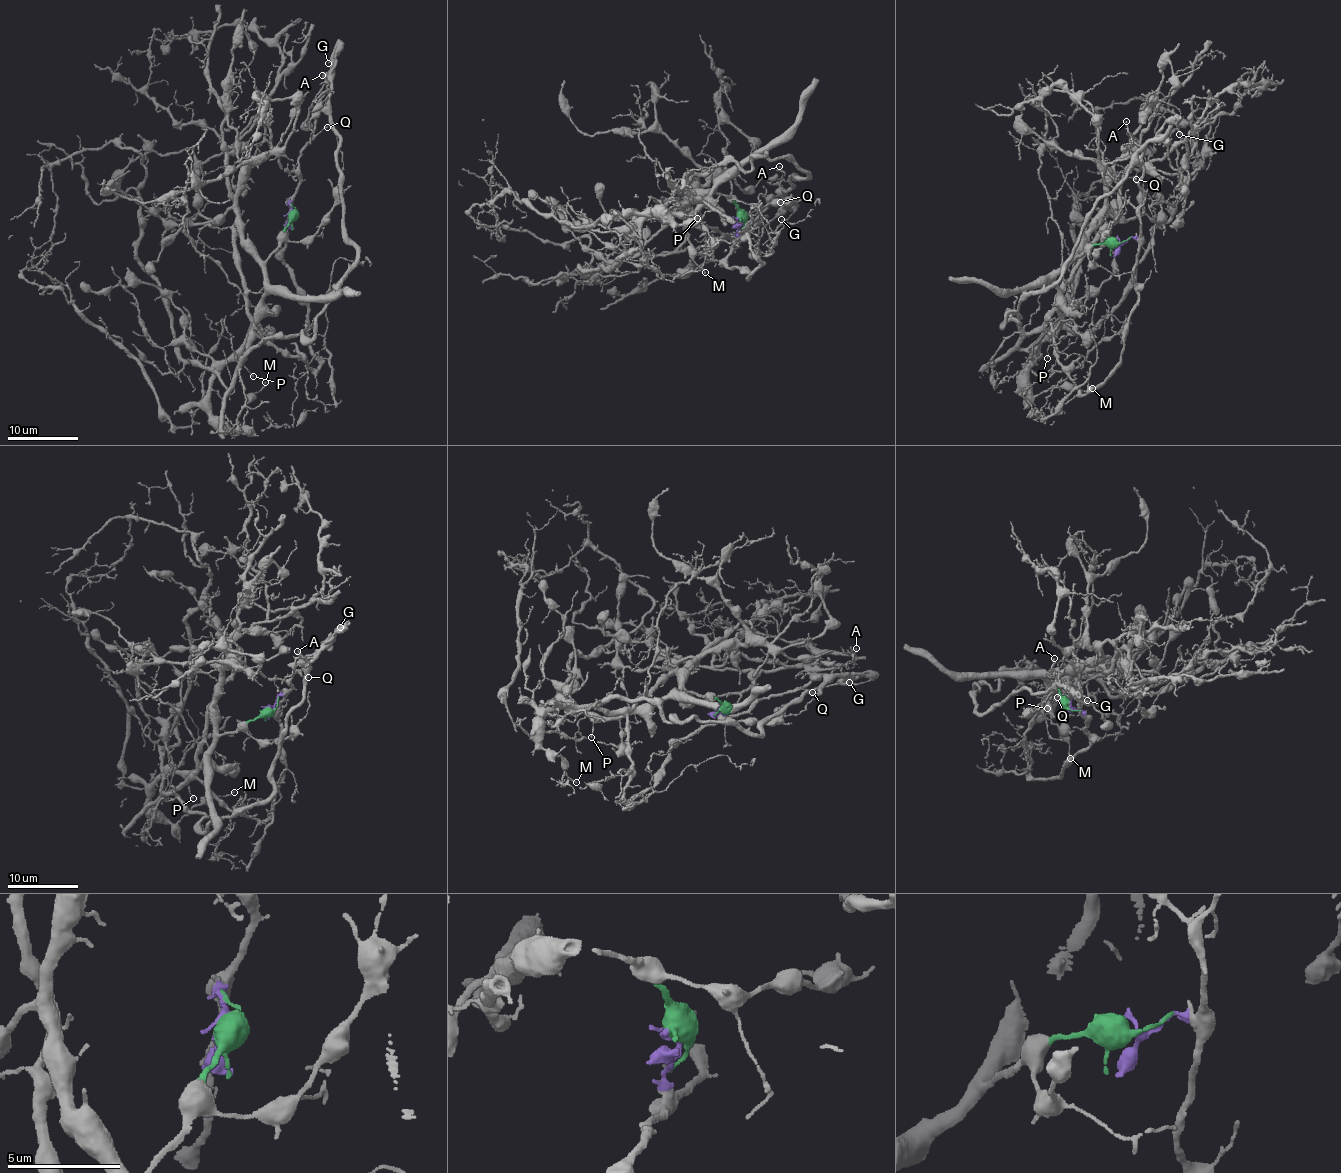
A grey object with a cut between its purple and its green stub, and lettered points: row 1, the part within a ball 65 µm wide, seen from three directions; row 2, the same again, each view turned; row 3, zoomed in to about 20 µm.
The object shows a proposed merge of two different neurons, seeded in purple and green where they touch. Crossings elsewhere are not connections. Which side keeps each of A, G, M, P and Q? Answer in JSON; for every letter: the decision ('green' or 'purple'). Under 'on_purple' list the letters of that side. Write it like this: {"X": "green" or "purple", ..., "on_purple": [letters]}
{"A": "purple", "G": "purple", "M": "green", "P": "green", "Q": "purple", "on_purple": ["A", "G", "Q"]}

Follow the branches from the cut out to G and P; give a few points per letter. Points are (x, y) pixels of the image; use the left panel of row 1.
G: (291, 215), (289, 202), (300, 181), (300, 151), (312, 137), (316, 103), (337, 50), (339, 54), (329, 62)
P: (291, 216), (279, 247), (266, 263), (263, 317), (247, 339), (240, 358), (241, 364), (254, 377)

